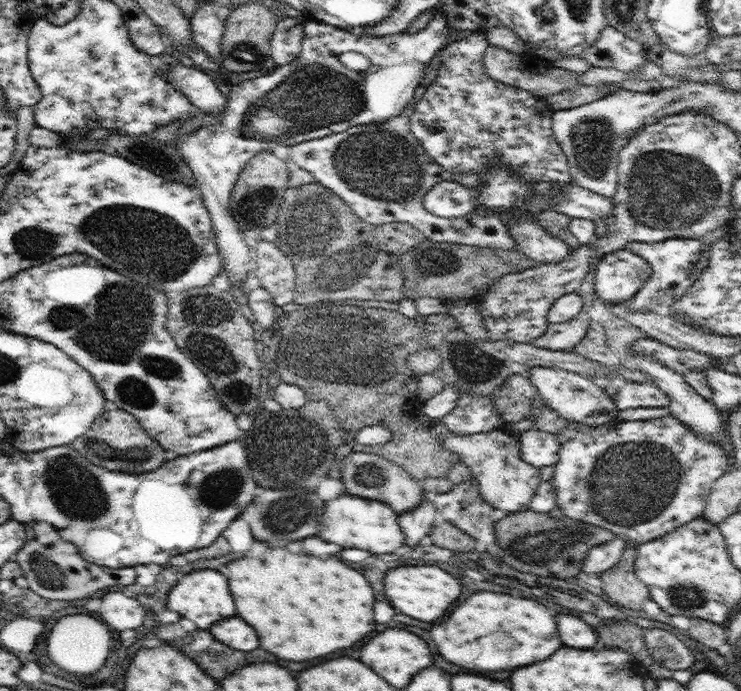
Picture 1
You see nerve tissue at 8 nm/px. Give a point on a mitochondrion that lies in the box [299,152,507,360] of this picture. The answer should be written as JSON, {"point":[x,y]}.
{"point":[434,261]}

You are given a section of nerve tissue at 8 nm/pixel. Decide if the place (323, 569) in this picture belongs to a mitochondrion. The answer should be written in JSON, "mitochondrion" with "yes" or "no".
{"mitochondrion":"no"}

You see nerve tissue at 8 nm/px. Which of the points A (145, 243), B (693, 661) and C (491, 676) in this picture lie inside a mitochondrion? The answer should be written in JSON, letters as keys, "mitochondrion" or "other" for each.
{"A":"mitochondrion","B":"other","C":"other"}

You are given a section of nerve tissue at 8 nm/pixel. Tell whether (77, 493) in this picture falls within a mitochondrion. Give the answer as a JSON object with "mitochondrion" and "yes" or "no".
{"mitochondrion":"yes"}

